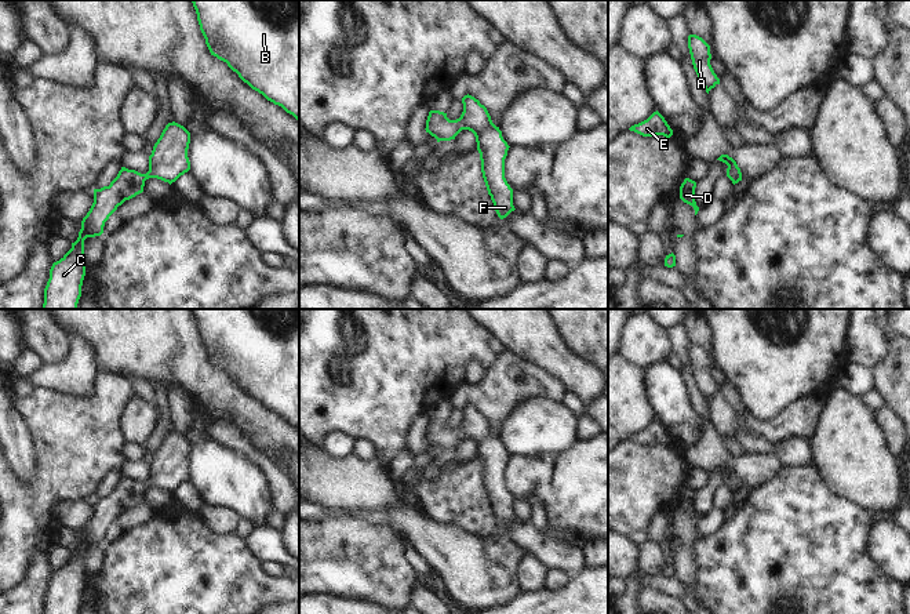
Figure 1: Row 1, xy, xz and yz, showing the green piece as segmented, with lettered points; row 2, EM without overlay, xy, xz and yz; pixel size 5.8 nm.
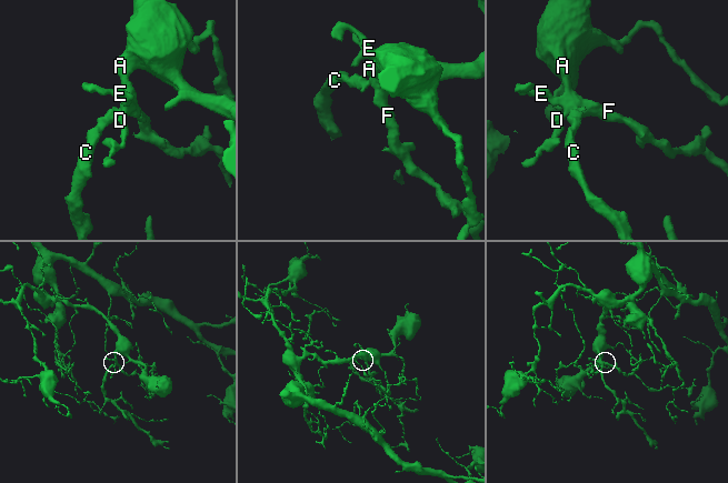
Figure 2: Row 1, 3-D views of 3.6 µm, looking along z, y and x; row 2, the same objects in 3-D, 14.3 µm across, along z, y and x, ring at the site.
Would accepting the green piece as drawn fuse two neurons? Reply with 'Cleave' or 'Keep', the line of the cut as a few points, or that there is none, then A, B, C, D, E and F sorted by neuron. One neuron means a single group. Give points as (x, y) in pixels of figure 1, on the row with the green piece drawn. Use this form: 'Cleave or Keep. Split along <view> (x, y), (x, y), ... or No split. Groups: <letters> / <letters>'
Keep. No split. Groups: A B C D E F

